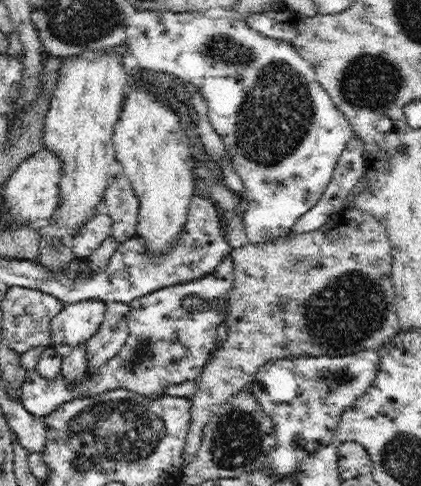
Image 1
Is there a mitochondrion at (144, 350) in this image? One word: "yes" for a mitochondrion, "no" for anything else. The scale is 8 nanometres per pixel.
yes

